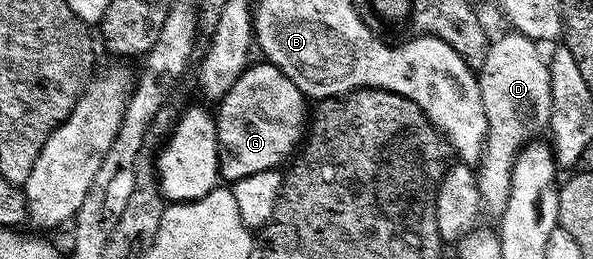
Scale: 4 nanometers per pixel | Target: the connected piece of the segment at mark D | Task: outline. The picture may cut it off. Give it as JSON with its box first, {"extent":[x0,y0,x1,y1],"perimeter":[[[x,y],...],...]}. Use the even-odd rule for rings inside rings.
{"extent":[477,31,553,217],"perimeter":[[[515,31],[496,38],[489,44],[486,59],[480,65],[477,81],[482,97],[483,111],[486,113],[487,141],[484,153],[478,163],[479,193],[485,212],[499,217],[504,213],[509,201],[512,164],[523,146],[535,140],[551,124],[553,113],[553,91],[550,87],[550,75],[547,60],[542,59],[537,42]]]}

